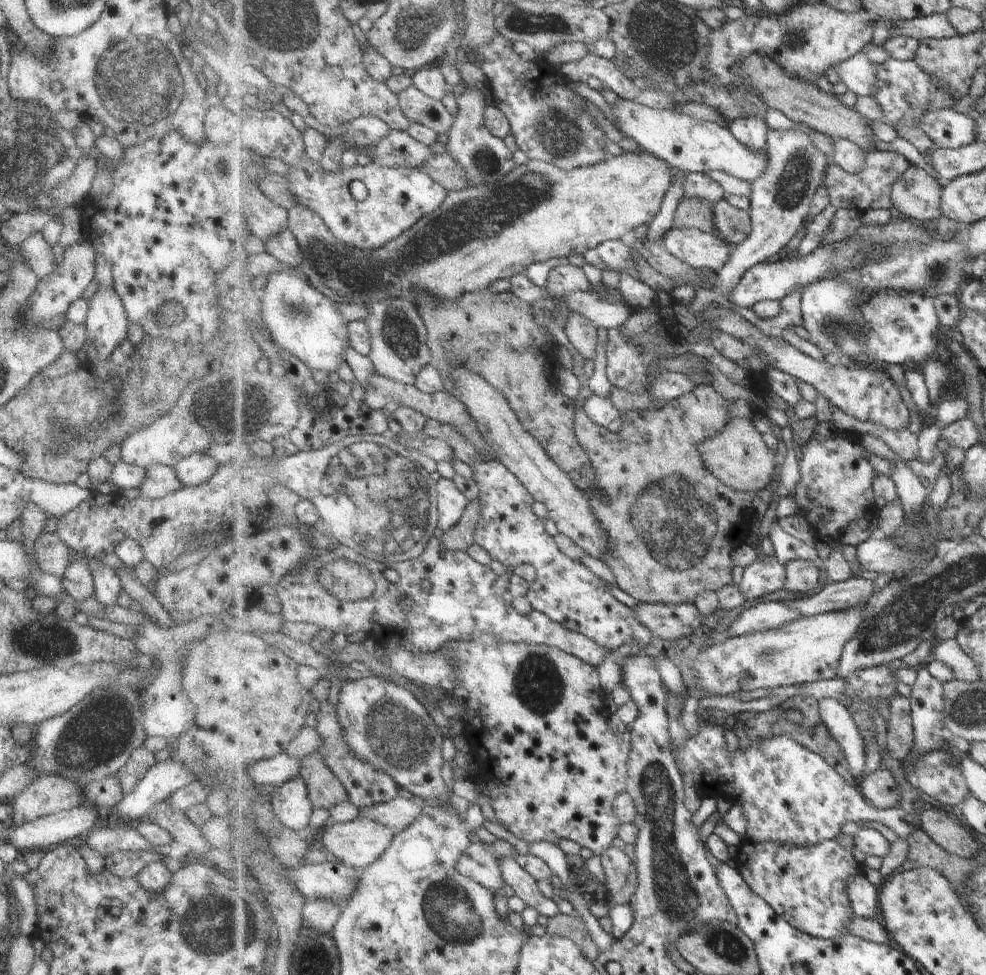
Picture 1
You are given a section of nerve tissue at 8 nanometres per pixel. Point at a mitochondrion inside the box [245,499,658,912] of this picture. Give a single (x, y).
(396, 734)

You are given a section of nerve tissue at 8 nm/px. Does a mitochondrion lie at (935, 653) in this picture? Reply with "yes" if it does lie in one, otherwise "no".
no

